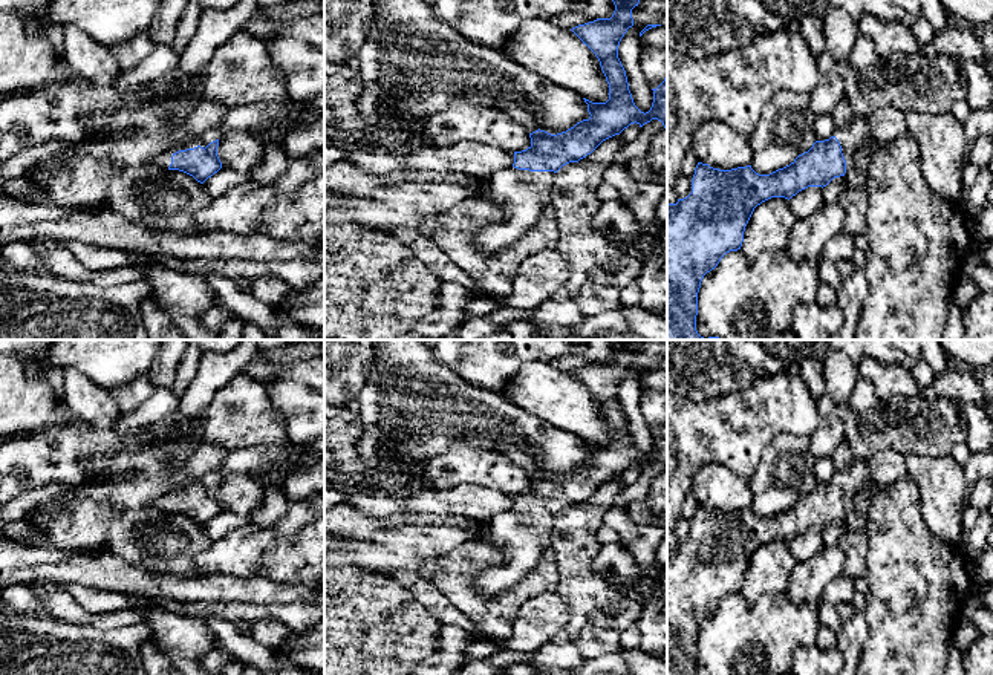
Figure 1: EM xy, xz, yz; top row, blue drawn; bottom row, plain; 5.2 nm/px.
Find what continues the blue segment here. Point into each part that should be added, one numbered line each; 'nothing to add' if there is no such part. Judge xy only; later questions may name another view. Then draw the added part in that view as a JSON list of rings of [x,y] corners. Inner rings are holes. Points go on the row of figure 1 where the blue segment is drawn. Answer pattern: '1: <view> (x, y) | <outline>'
1: xy (204, 138) | [[[211,129],[200,133],[191,133],[181,139],[179,142],[173,142],[170,147],[164,148],[155,159],[153,164],[161,165],[162,168],[168,168],[171,164],[171,156],[179,150],[194,148],[197,145],[207,147],[210,142],[220,139],[220,130]]]

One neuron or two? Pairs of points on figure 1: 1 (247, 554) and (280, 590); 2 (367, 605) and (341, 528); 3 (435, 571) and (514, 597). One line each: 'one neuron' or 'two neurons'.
1: two neurons
2: two neurons
3: one neuron

